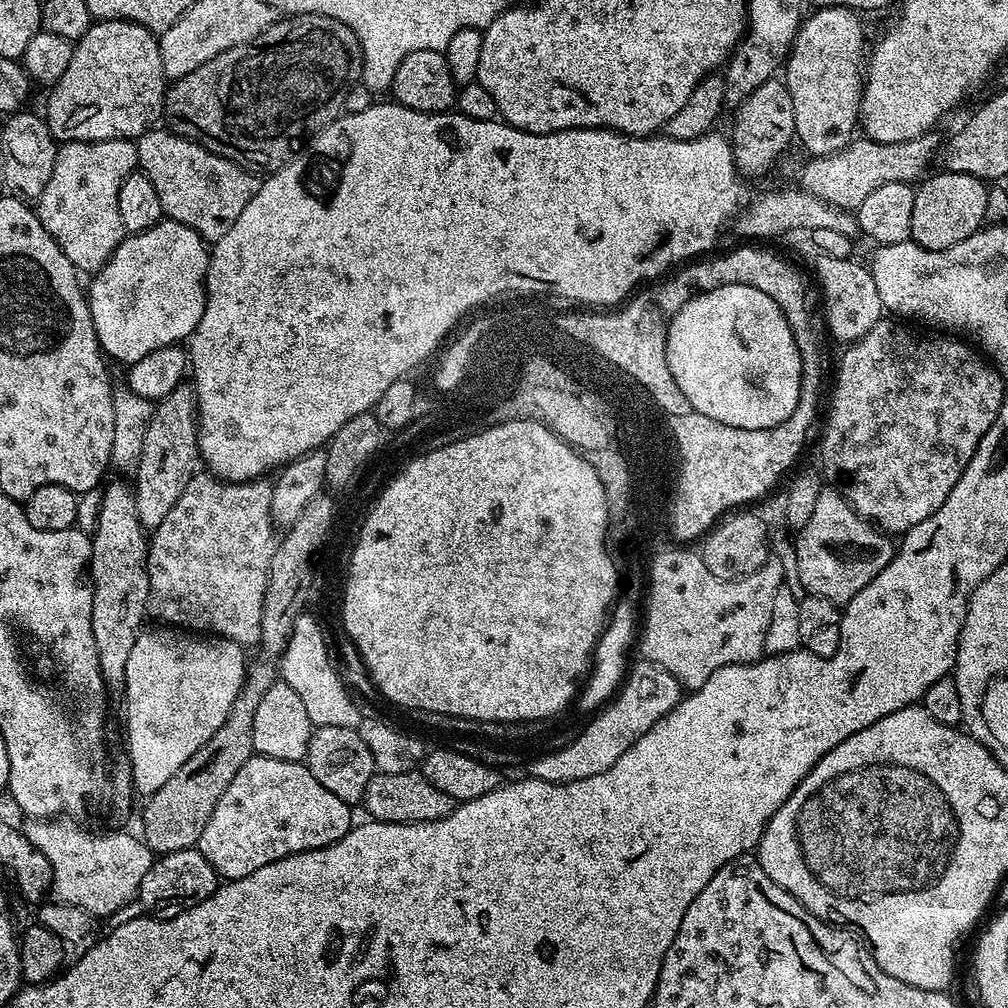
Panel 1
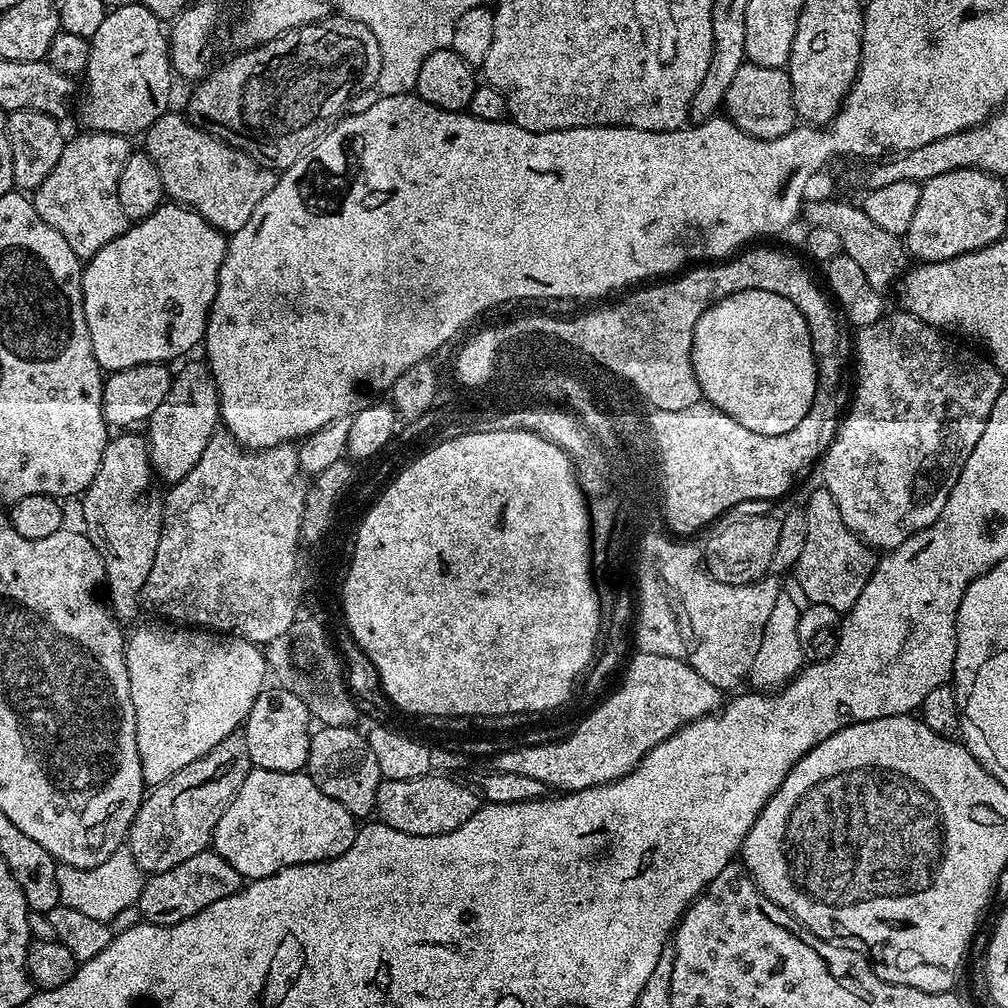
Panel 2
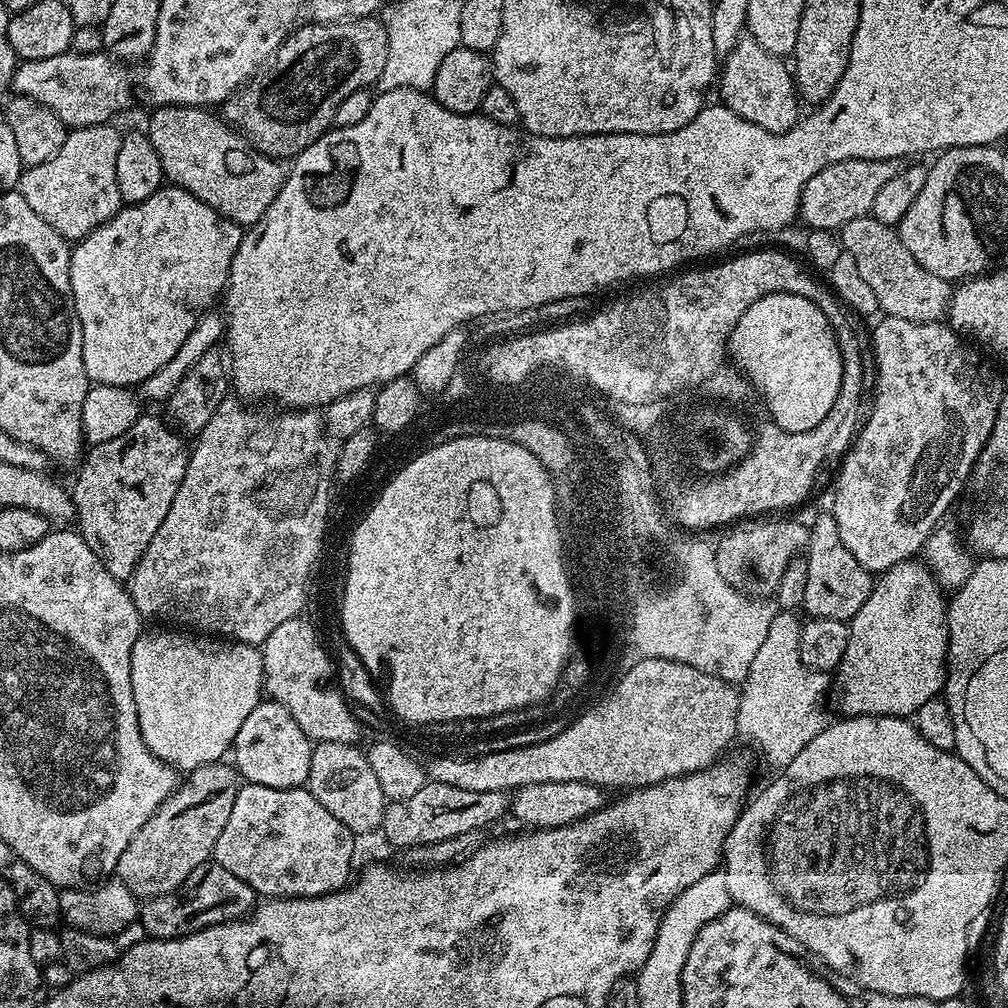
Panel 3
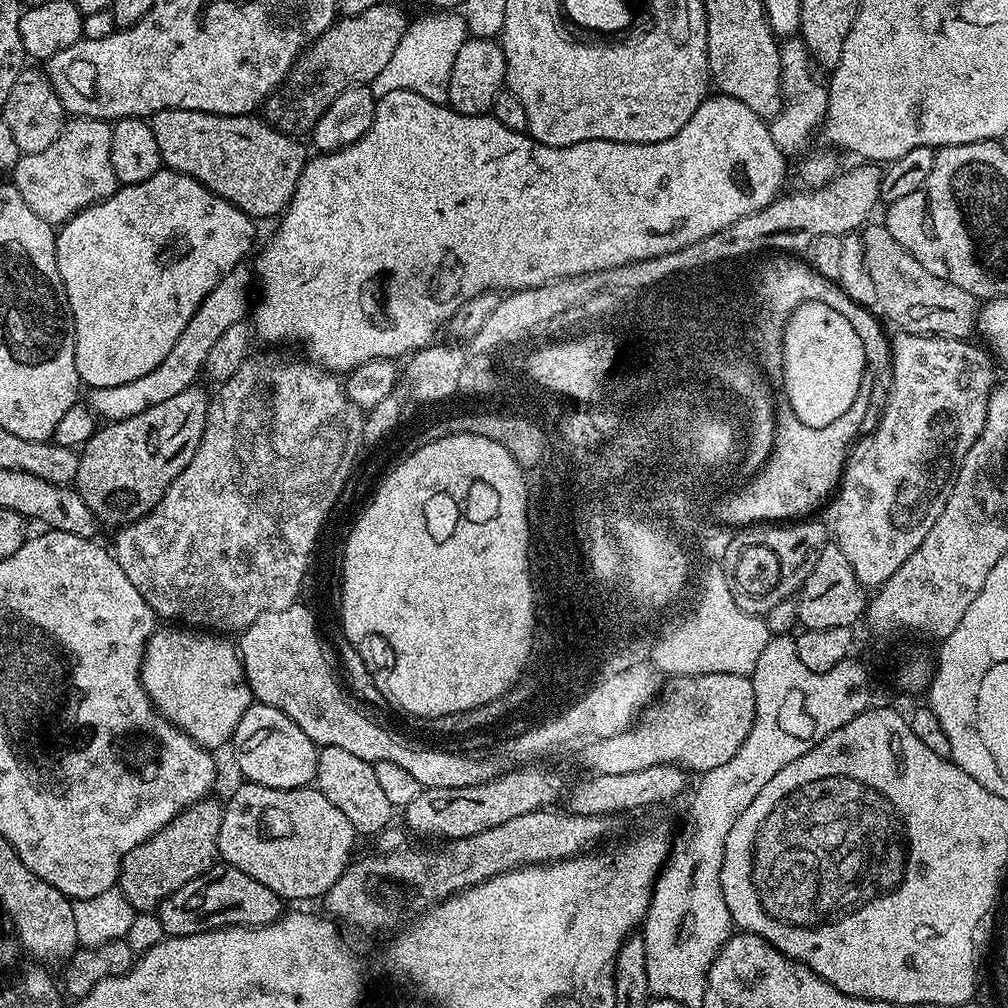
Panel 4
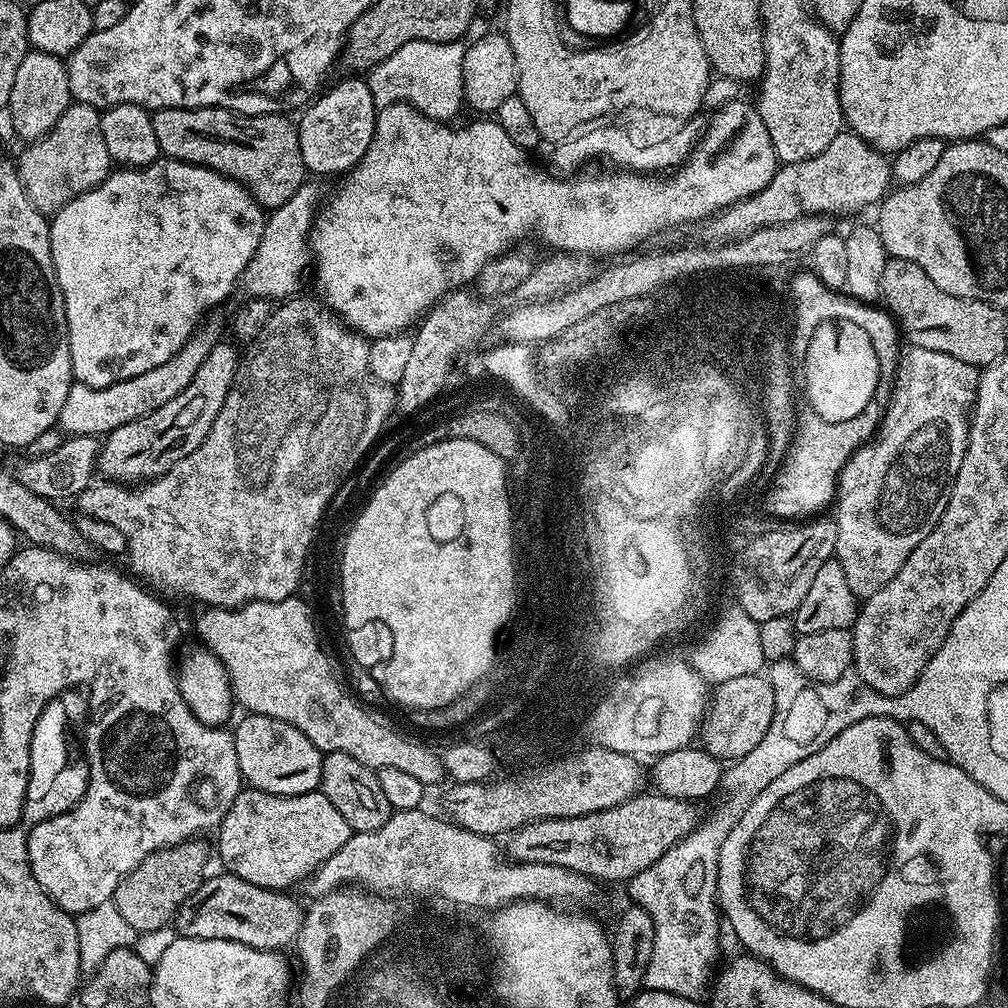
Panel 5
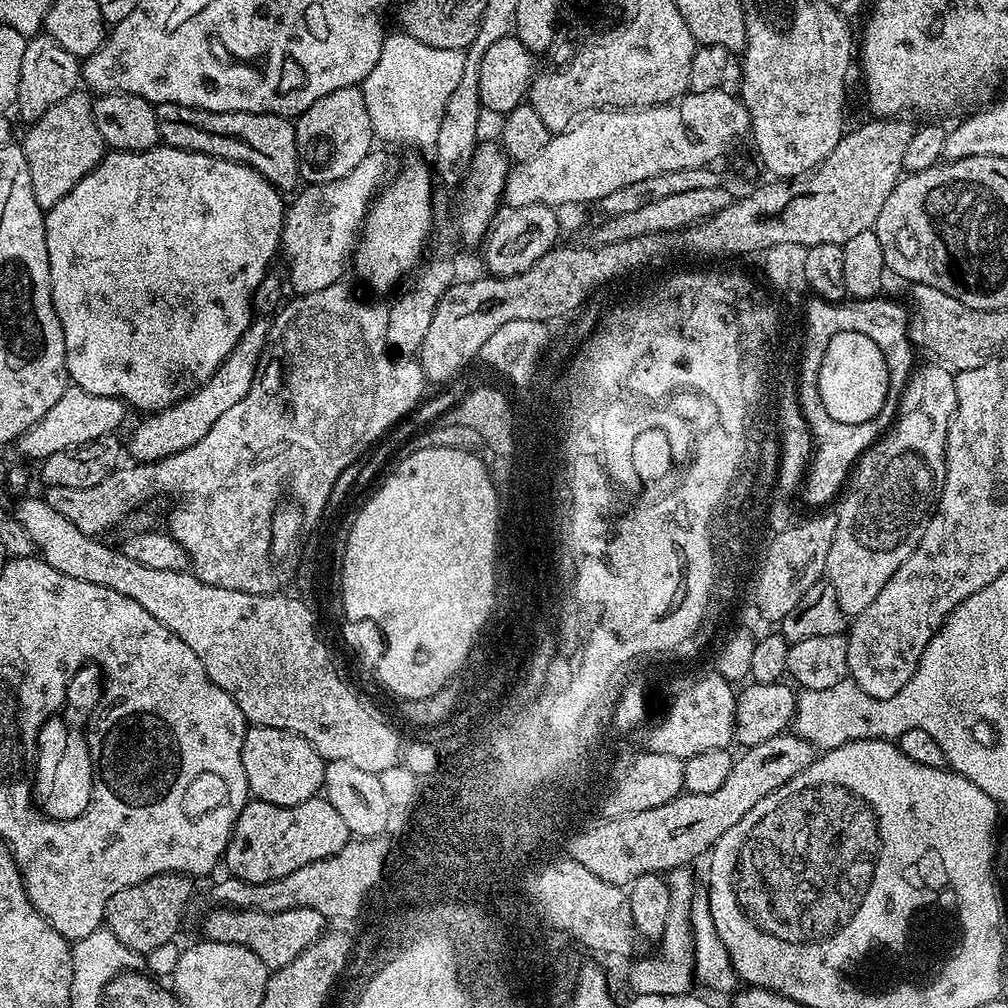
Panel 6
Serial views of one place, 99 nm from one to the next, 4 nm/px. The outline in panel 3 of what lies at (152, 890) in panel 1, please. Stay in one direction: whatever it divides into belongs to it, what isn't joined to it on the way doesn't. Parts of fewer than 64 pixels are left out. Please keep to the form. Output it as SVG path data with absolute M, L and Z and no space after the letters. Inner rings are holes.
M213 858L198 866L198 870L191 872L186 882L182 882L174 890L151 897L143 905L142 923L153 937L174 936L200 922L195 920L202 919L207 912L212 912L215 908L220 908L221 914L224 915L221 917L224 918L236 918L241 914L251 913L258 903L256 895L258 892L252 881L244 879L233 868Z

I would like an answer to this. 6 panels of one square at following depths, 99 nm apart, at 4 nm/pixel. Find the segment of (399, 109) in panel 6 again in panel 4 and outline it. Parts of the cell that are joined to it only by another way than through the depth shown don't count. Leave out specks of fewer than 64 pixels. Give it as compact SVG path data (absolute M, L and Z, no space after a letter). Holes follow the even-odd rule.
M440 10L428 15L432 16L413 19L409 23L408 29L402 34L402 42L398 42L398 50L394 50L382 74L372 80L370 87L377 98L394 90L410 90L414 94L422 94L422 98L430 98L430 102L435 104L447 101L450 69L466 39L464 18L452 10Z

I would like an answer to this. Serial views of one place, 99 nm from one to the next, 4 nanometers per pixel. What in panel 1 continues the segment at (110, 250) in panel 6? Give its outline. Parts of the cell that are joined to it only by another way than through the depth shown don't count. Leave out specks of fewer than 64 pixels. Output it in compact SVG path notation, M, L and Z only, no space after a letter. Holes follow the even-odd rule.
M162 219L150 230L125 235L99 272L91 277L92 285L87 285L88 309L94 322L100 350L109 361L117 360L123 366L131 366L138 358L162 346L180 344L191 337L198 326L204 309L204 298L208 282L208 254L210 248L201 236L182 222Z

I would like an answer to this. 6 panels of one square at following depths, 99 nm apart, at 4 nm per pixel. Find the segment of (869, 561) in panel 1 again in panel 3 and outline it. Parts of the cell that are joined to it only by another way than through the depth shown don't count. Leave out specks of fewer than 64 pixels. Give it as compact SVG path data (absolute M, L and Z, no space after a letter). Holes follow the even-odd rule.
M824 514L824 516L818 517L816 521L811 521L808 530L806 559L808 569L806 570L806 594L802 605L803 611L808 611L809 617L821 616L822 618L834 618L845 622L852 621L854 614L858 614L858 610L862 610L862 602L866 602L866 598L870 598L874 576L873 573L865 570L862 562L858 562L858 558L854 558L854 554L850 554L850 550L846 550L846 546L836 529L836 519L831 514Z

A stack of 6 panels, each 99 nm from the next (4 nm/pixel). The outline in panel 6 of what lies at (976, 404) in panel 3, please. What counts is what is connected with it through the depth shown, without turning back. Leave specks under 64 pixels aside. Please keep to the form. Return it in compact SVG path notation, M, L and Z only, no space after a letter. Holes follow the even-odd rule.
M932 362L929 368L920 370L921 368L913 371L905 386L891 428L856 461L842 496L844 501L840 504L840 513L835 513L834 516L836 529L830 554L826 554L824 576L826 583L834 586L834 594L838 594L838 606L842 606L844 615L849 618L862 614L862 610L866 610L866 606L870 606L870 602L878 598L882 586L886 586L886 582L894 578L894 570L898 570L898 566L902 566L902 562L906 562L906 558L914 554L940 502L940 495L944 492L944 479L948 469L946 438L958 402L956 378L947 367L936 362Z

